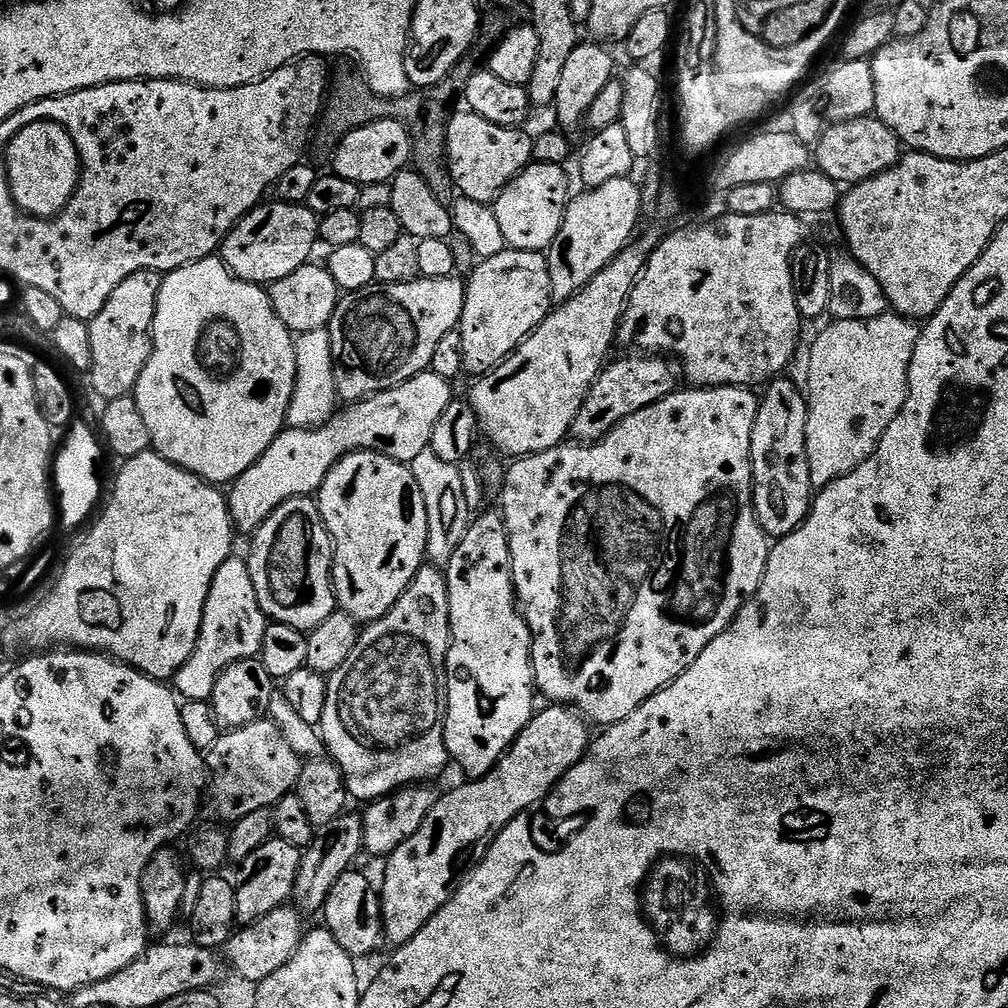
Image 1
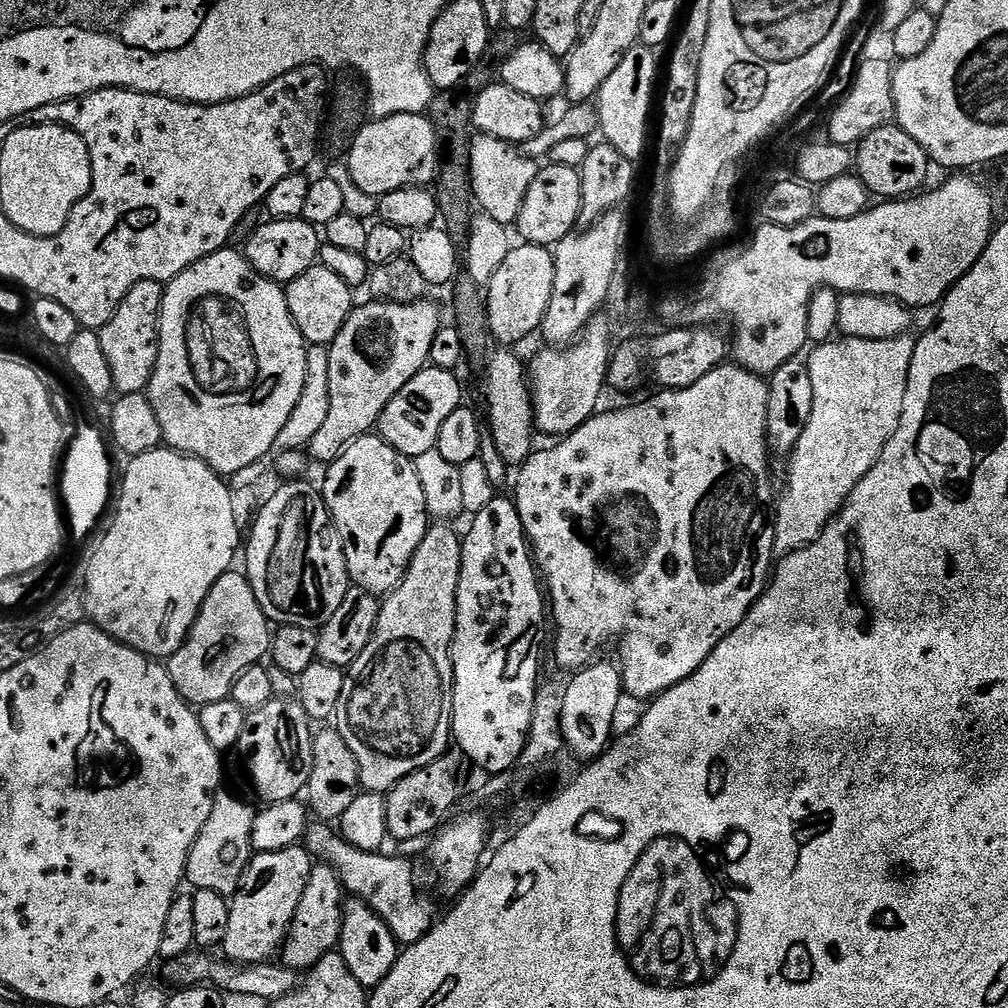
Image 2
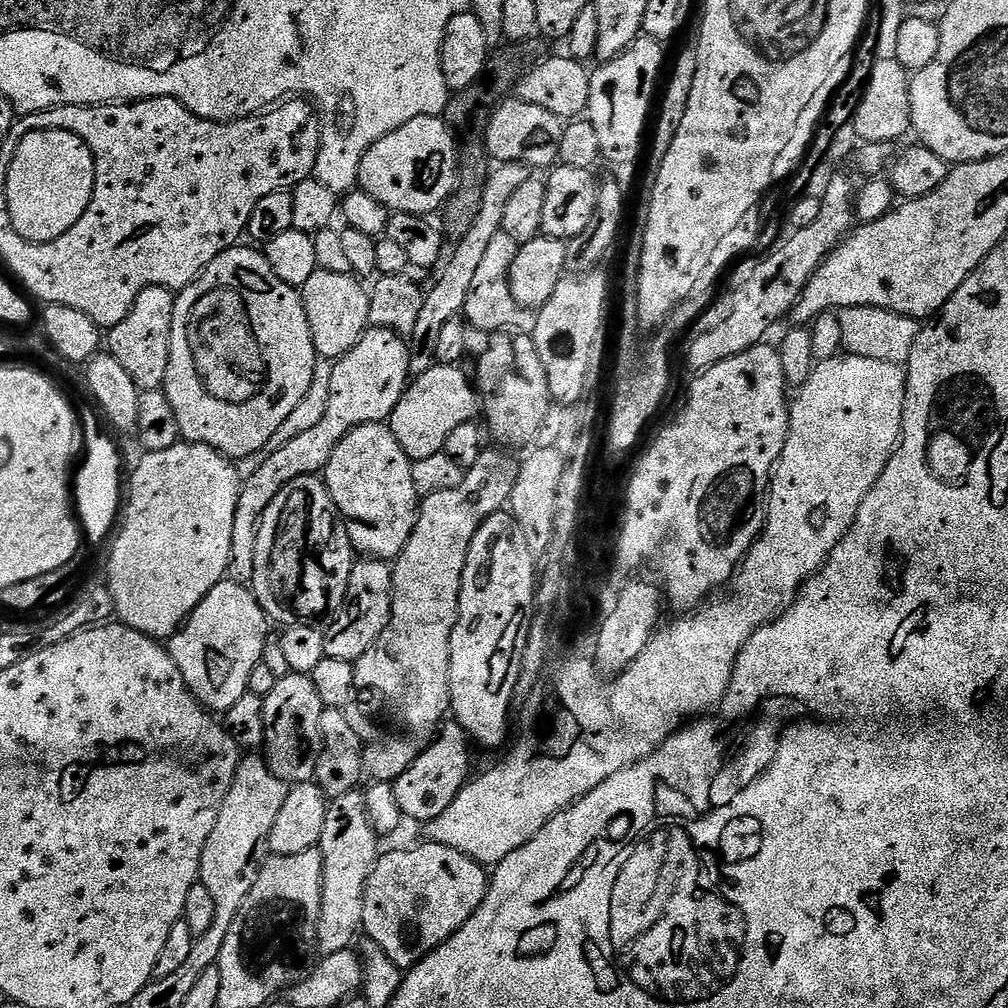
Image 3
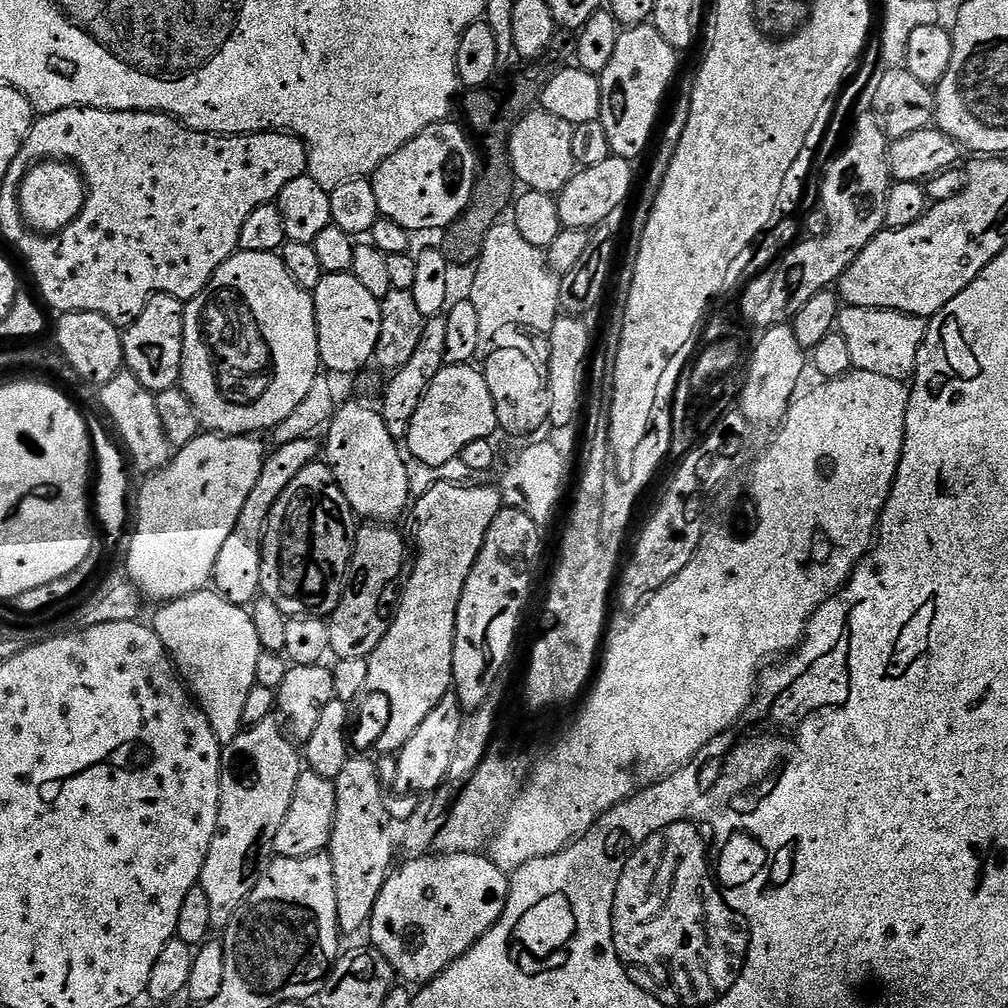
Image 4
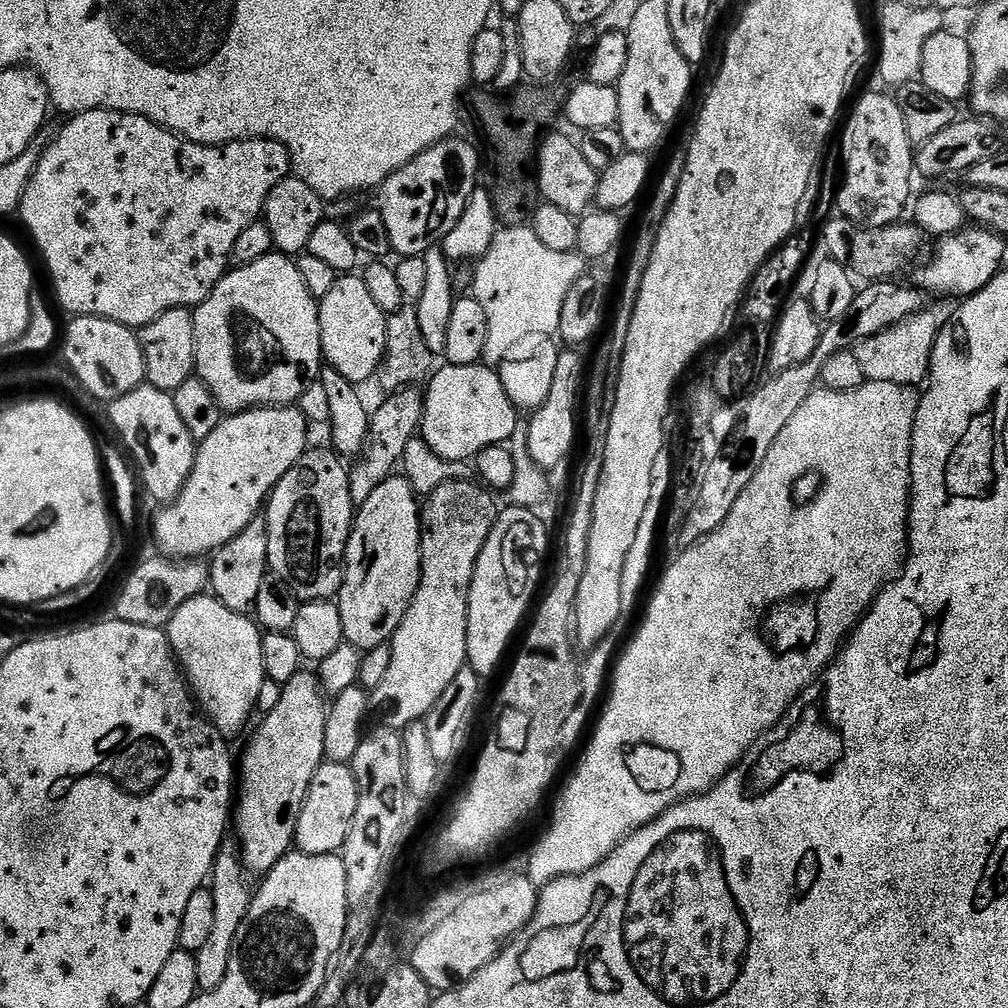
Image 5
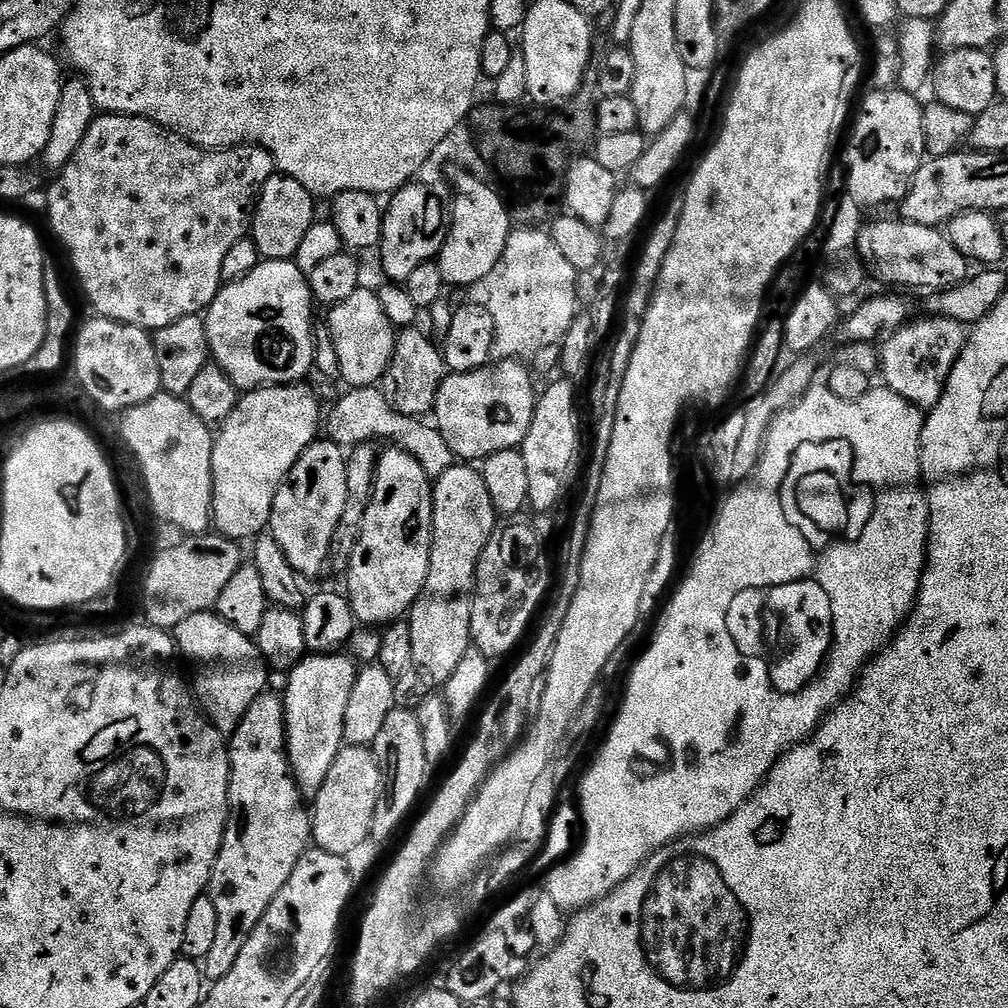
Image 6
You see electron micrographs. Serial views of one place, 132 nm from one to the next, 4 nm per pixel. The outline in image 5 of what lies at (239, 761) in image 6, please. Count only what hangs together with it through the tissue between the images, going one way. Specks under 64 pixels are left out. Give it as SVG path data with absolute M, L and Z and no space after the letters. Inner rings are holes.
M228 842L216 855L216 865L212 867L210 887L214 894L214 927L210 939L202 950L194 953L198 962L198 986L200 992L209 992L222 986L222 978L226 978L226 966L230 966L230 954L234 946L234 938L238 934L238 926L242 926L242 918L246 918L246 910L250 906L254 892L248 889L249 873L246 871L235 843Z

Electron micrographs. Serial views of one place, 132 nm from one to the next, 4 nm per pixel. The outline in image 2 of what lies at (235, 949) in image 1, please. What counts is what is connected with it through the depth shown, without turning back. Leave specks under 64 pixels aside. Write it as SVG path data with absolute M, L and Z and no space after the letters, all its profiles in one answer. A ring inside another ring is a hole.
M317 863L312 869L312 877L308 880L294 922L284 938L282 963L285 968L295 968L297 973L304 974L309 968L313 968L323 956L337 951L342 934L345 903L346 893L338 874L329 864Z

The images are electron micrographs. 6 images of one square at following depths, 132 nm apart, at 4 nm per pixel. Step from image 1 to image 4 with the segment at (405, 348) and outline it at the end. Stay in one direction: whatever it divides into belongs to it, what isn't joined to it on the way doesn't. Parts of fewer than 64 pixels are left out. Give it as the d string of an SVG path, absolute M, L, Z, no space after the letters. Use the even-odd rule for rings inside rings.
M312 438L286 442L275 449L277 452L269 451L267 453L262 466L262 474L258 474L258 482L254 482L254 490L250 490L250 498L246 498L246 506L242 506L242 514L238 514L238 522L234 526L234 530L230 530L230 538L226 538L226 543L222 545L222 551L218 553L218 562L214 562L211 583L222 598L241 606L251 606L261 595L262 554L264 553L264 534L268 526L268 515L272 513L272 507L278 502L278 498L284 493L286 486L290 486L290 482L294 482L297 474L306 470L306 466L317 463L322 448L319 443L315 444L316 442Z

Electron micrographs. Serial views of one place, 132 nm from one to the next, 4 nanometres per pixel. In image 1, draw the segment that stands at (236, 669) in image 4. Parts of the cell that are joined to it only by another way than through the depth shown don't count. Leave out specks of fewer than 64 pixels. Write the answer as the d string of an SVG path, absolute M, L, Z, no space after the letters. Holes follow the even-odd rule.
M229 558L222 562L222 566L214 574L210 594L206 598L202 626L198 634L198 642L194 654L183 666L178 669L174 677L174 688L184 700L206 700L211 701L212 691L216 680L234 662L239 660L250 660L260 655L262 638L269 626L269 619L265 616L262 606L258 602L258 594L254 590L254 582L250 578L247 559Z

